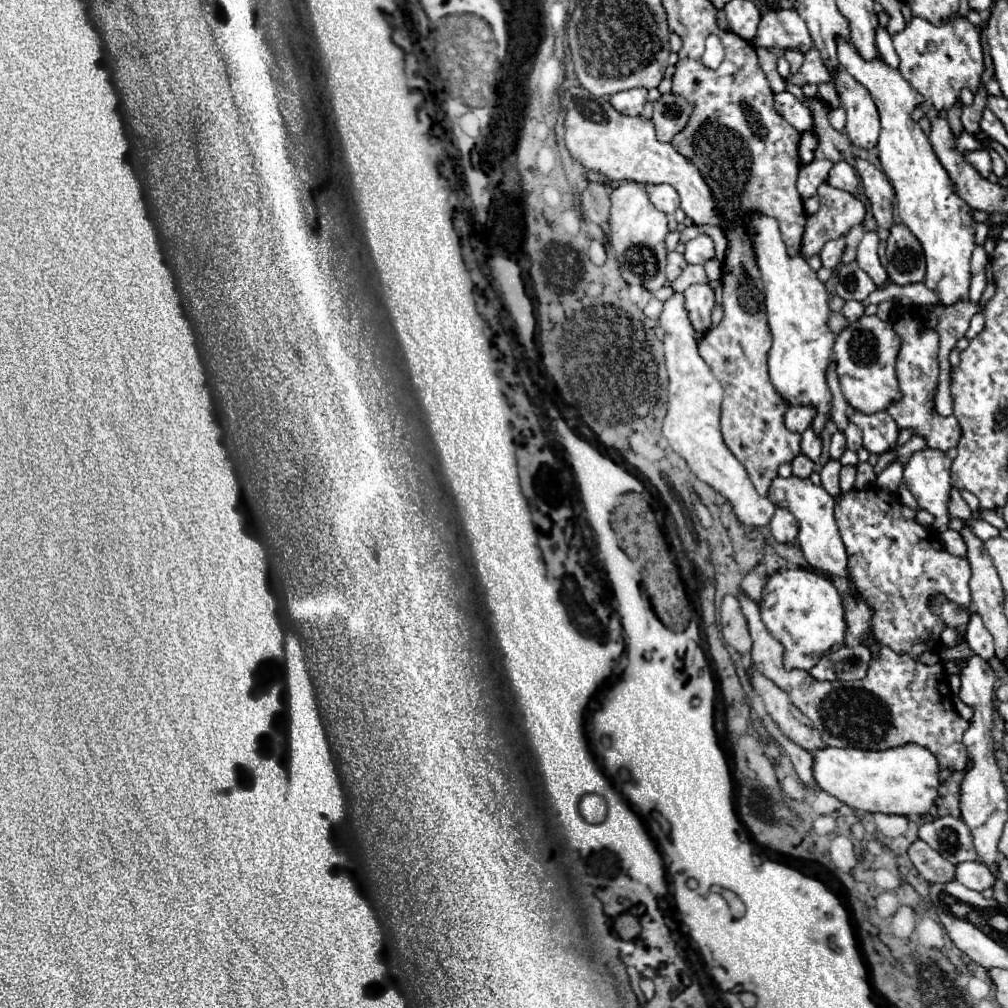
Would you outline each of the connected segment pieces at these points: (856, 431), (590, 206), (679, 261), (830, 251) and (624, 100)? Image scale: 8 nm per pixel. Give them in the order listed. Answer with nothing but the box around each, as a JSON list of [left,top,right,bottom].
[[843,422,861,450],[581,182,609,224],[667,252,687,282],[819,236,845,270],[611,88,647,116]]

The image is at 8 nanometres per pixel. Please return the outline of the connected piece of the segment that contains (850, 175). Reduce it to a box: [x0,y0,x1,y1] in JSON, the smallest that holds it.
[827,162,859,194]

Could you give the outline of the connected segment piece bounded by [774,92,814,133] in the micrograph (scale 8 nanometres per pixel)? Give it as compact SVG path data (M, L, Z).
M789 92L776 94L774 107L798 132L802 133L813 128L812 111L805 108L793 94Z

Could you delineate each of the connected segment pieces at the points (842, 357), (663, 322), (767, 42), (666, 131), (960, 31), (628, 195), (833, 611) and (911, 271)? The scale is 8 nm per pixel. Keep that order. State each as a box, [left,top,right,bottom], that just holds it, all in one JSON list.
[[833,316,901,414],[659,292,777,526],[754,10,813,54],[653,94,693,142],[893,14,985,110],[609,182,667,292],[761,568,847,662],[887,224,925,284]]

